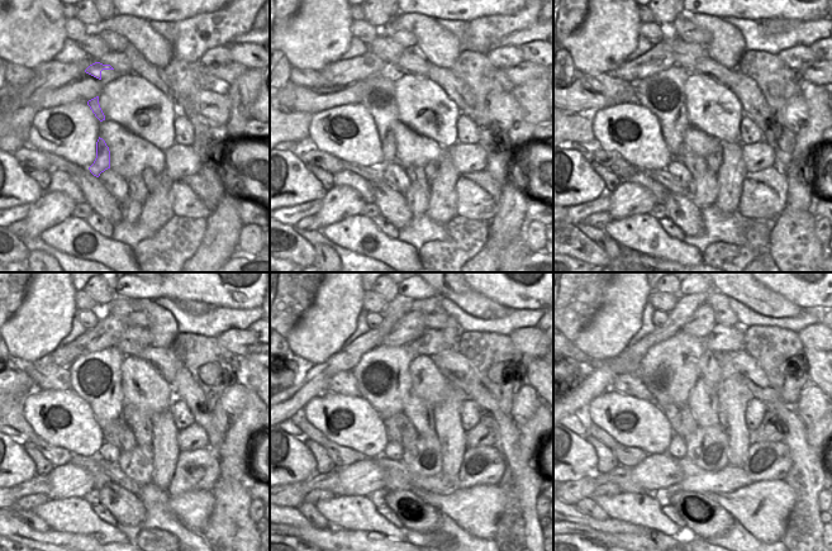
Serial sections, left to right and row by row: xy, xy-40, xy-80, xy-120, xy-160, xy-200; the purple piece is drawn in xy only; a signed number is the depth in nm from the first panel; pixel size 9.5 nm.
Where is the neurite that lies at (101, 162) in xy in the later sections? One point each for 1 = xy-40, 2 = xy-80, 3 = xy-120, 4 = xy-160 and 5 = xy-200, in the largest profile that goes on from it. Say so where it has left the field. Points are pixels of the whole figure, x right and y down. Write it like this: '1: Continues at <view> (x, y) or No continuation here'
1: Continues at xy-40 (379, 99)
2: Continues at xy-80 (665, 95)
3: Continues at xy-120 (100, 378)
4: Continues at xy-160 (386, 381)
5: Continues at xy-200 (673, 365).

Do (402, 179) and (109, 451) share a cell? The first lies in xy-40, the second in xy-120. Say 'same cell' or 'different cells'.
same cell

